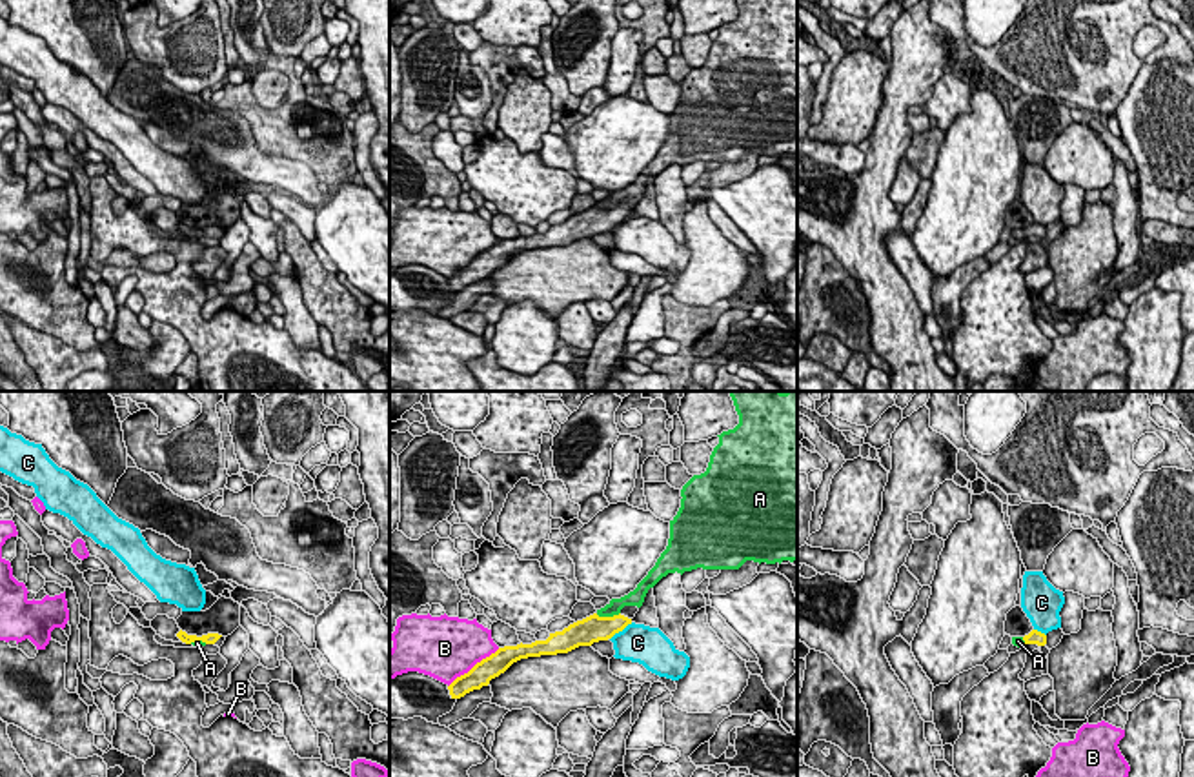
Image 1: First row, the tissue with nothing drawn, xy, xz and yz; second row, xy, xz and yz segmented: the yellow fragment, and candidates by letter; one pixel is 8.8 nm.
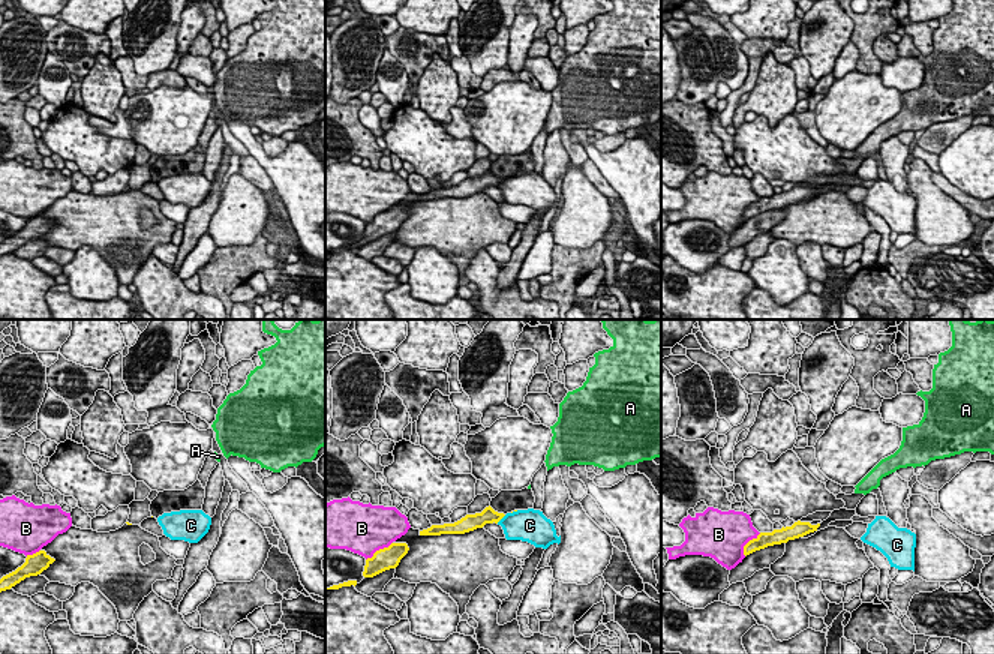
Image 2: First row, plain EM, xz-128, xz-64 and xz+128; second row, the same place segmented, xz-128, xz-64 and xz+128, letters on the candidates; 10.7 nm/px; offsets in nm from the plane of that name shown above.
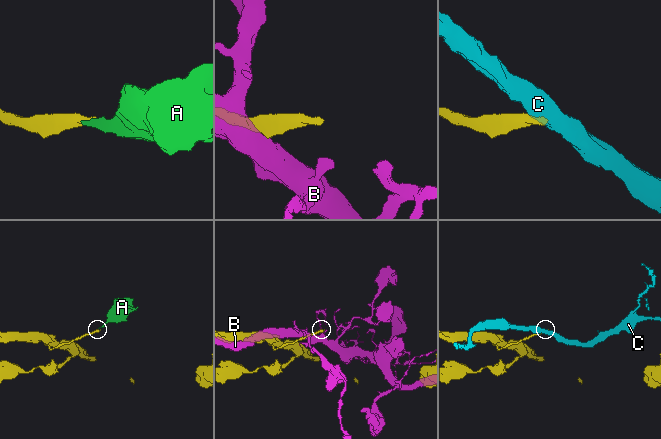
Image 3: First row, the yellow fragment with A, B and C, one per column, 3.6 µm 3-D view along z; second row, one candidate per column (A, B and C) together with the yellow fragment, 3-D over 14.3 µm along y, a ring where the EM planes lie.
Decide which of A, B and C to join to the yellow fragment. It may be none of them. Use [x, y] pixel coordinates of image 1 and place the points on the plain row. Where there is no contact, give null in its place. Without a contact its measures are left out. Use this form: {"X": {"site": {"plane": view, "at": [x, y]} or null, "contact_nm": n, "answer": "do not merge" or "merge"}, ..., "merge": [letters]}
{"A": {"site": {"plane": "xz", "at": [607, 210]}, "contact_nm": 220, "answer": "merge"}, "B": {"site": {"plane": "xz", "at": [475, 257]}, "contact_nm": 600, "answer": "do not merge"}, "C": {"site": {"plane": "xz", "at": [621, 222]}, "contact_nm": 260, "answer": "do not merge"}, "merge": ["A"]}

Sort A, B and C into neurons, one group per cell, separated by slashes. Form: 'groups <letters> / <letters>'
groups A / B / C

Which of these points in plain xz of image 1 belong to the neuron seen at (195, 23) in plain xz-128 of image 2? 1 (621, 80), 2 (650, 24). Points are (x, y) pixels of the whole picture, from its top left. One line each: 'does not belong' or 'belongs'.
1: belongs
2: does not belong

